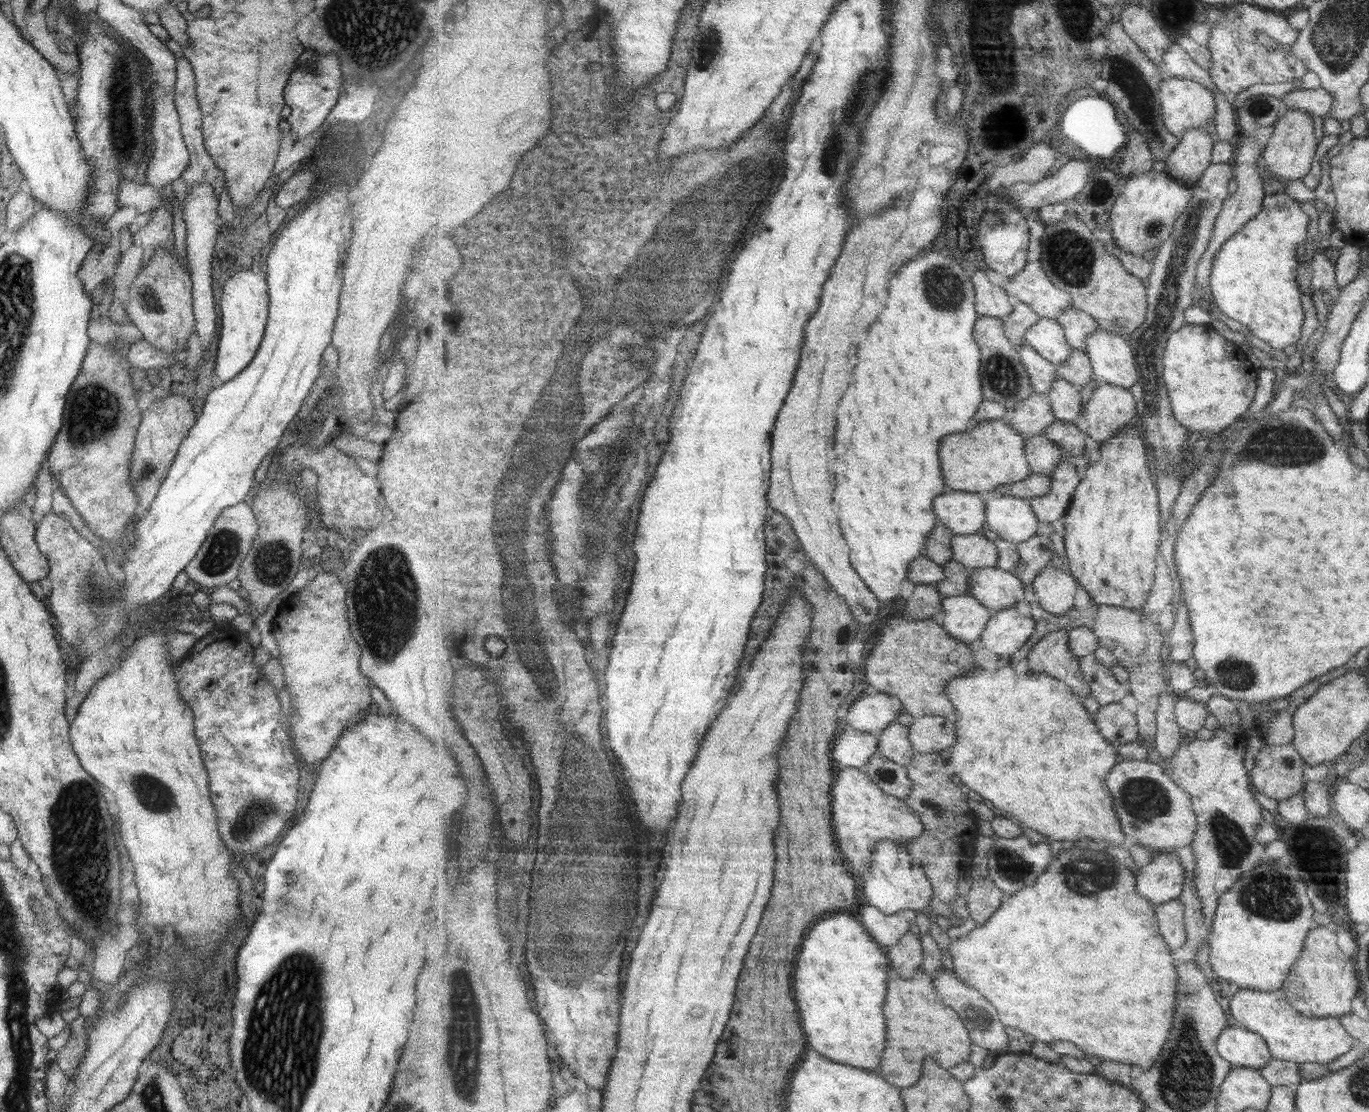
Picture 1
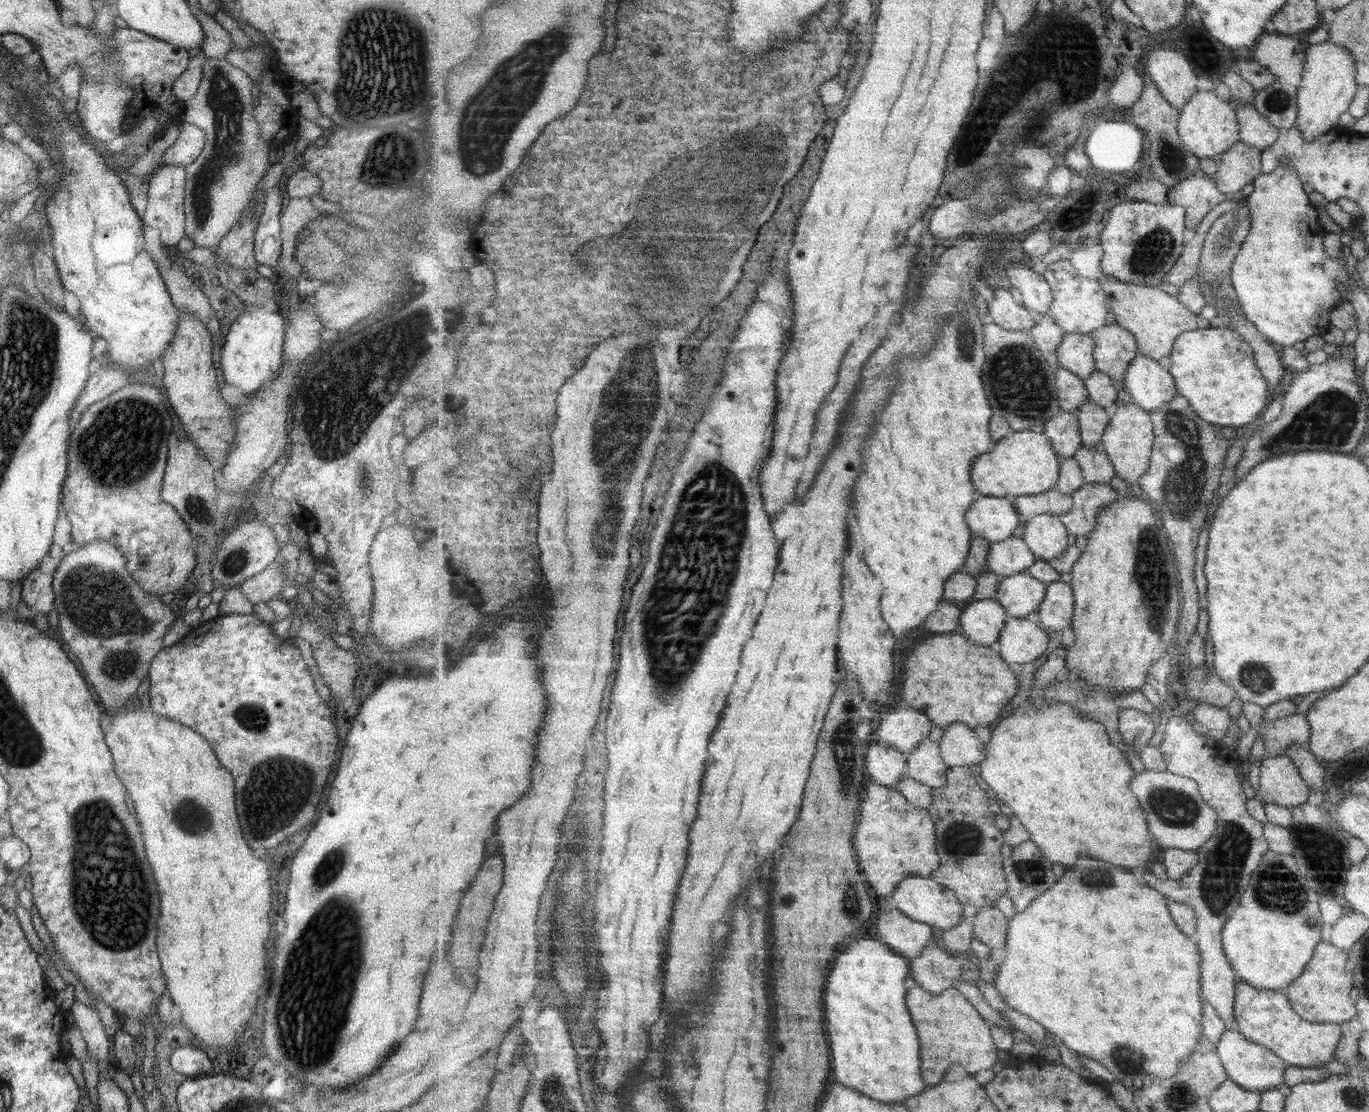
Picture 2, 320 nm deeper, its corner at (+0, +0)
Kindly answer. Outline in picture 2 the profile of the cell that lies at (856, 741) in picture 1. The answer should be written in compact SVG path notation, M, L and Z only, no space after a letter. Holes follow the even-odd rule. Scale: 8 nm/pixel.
M871 739L866 752L866 768L870 782L894 787L907 771L908 756L887 744Z

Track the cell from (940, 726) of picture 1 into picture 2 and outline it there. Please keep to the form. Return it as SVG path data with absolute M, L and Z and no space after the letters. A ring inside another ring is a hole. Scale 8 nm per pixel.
M955 722L944 730L939 742L947 766L965 766L977 769L985 760L987 743L977 738L970 726Z

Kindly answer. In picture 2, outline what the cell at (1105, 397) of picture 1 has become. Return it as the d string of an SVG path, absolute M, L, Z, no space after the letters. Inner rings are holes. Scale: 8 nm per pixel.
M1133 402L1124 404L1124 406L1118 404L1112 409L1111 414L1112 421L1102 438L1101 447L1112 460L1118 478L1131 484L1140 484L1141 477L1152 465L1152 448L1156 442L1154 422L1150 411Z

